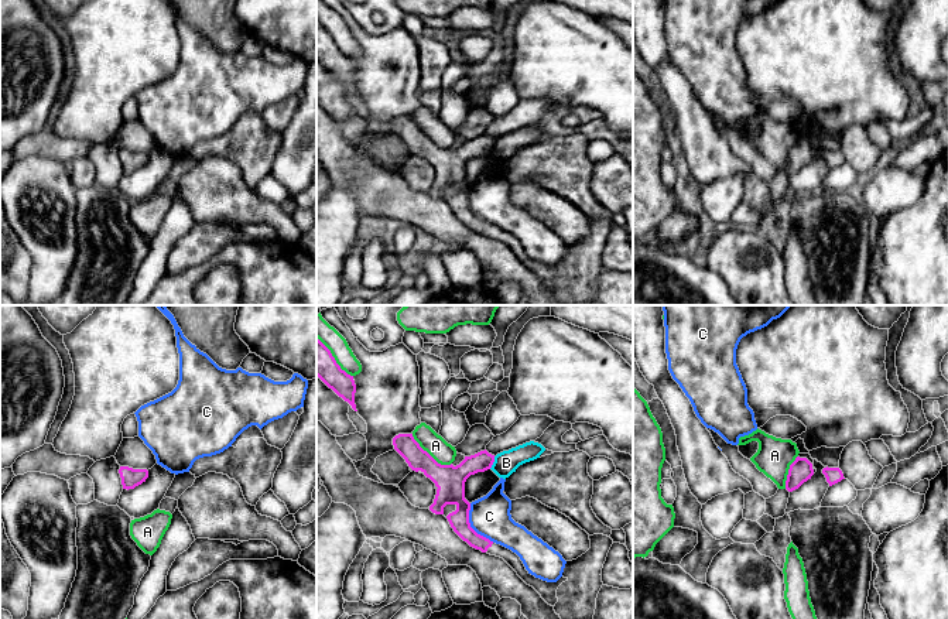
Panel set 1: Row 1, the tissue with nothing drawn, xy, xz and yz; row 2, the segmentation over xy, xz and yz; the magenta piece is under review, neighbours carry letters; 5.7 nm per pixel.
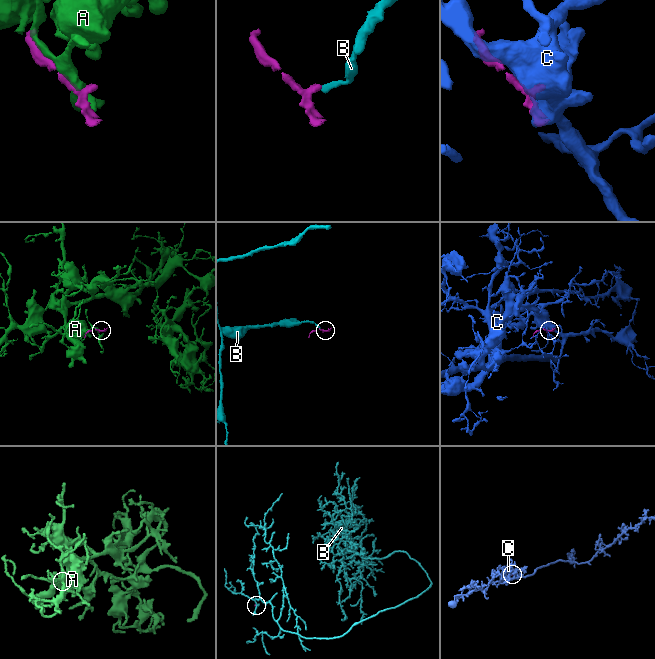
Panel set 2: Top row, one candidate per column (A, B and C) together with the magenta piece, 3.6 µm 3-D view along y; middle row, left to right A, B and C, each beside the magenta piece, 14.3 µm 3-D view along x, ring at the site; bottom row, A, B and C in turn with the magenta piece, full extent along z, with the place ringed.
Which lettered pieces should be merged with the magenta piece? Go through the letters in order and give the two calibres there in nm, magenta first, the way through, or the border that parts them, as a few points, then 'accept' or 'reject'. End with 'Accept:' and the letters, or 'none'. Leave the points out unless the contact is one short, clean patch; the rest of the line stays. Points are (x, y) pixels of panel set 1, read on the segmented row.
A: calibres 170 and 120 nm; reject
B: calibres 140 and 140 nm; border xz (495, 457), (489, 468); reject
C: calibres 160 and 240 nm; reject
Accept: none

